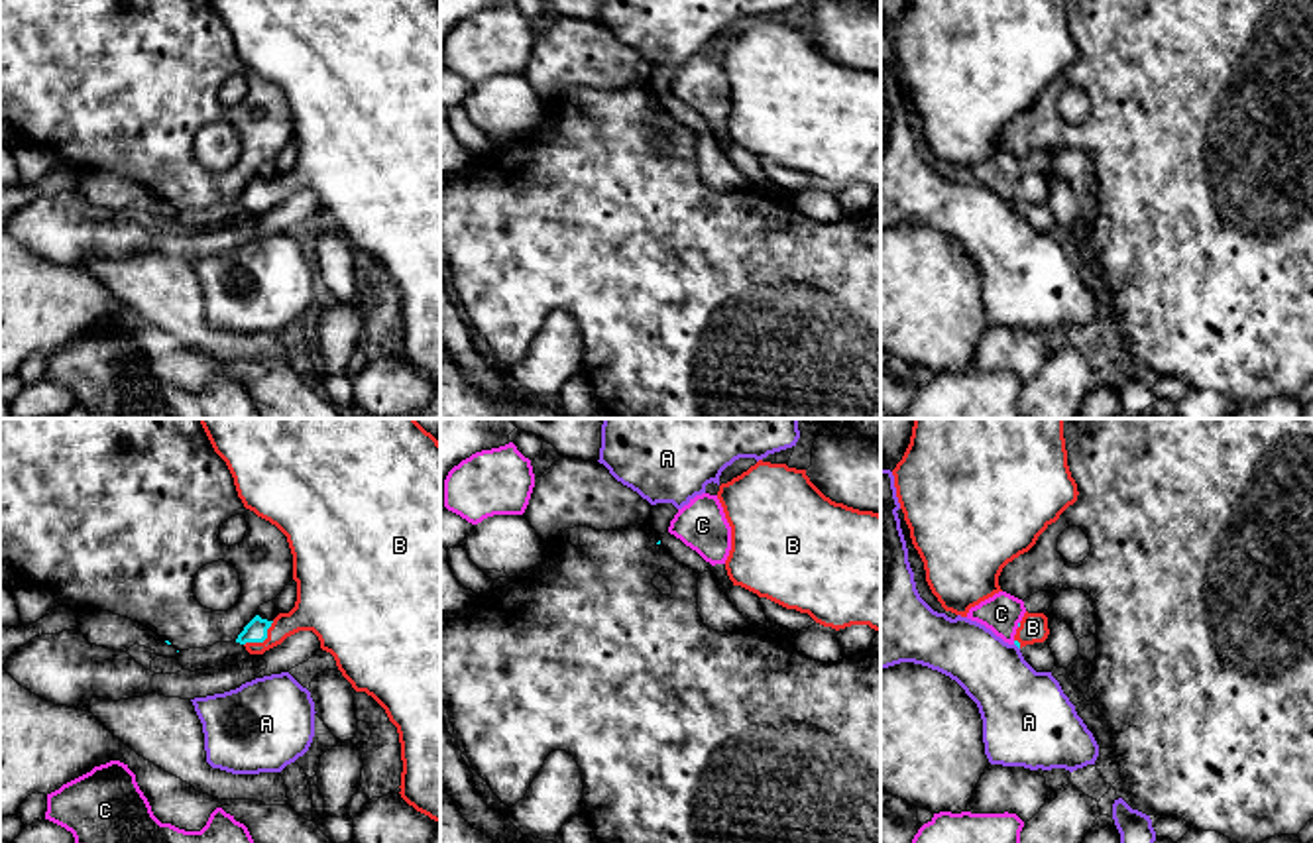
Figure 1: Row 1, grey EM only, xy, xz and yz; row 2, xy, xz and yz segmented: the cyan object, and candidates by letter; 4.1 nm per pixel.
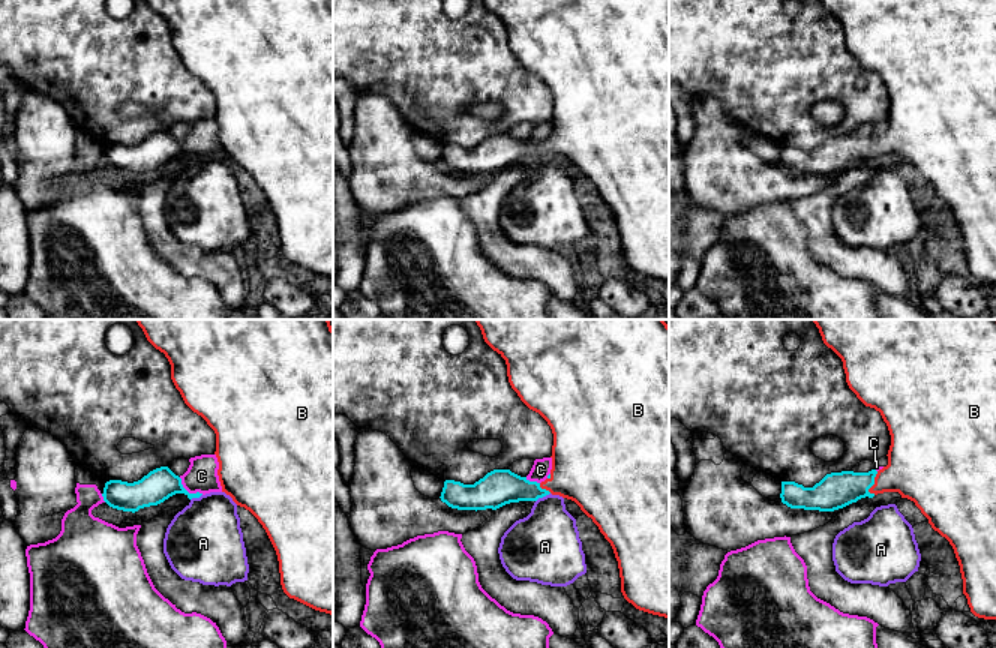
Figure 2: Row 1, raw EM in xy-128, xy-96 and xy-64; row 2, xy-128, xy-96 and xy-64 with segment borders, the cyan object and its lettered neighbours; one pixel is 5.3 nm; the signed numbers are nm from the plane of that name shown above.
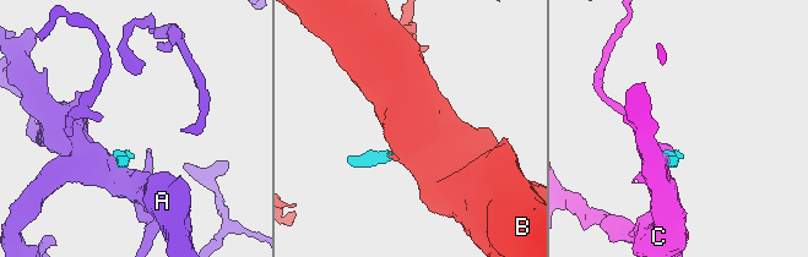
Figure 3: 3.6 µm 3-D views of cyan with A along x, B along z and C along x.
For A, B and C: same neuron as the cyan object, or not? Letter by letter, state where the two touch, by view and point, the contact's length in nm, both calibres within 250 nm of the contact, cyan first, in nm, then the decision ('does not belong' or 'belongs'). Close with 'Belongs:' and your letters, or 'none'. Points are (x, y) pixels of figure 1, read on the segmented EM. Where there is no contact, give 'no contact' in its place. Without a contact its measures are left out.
A: yz (1017, 645) | 40 nm | 20/320 nm | does not belong
B: xy (262, 641) | 160 nm | 100/160 nm | belongs
C: no contact | does not belong
Belongs: B

